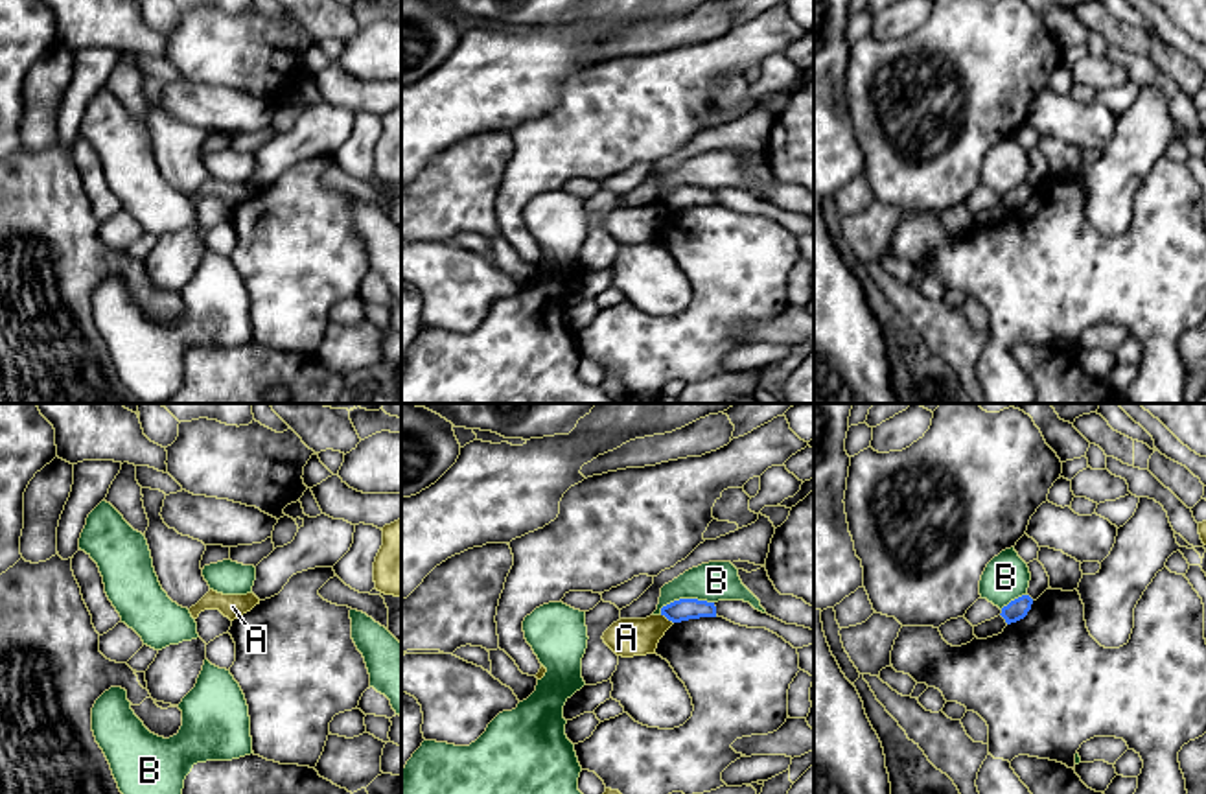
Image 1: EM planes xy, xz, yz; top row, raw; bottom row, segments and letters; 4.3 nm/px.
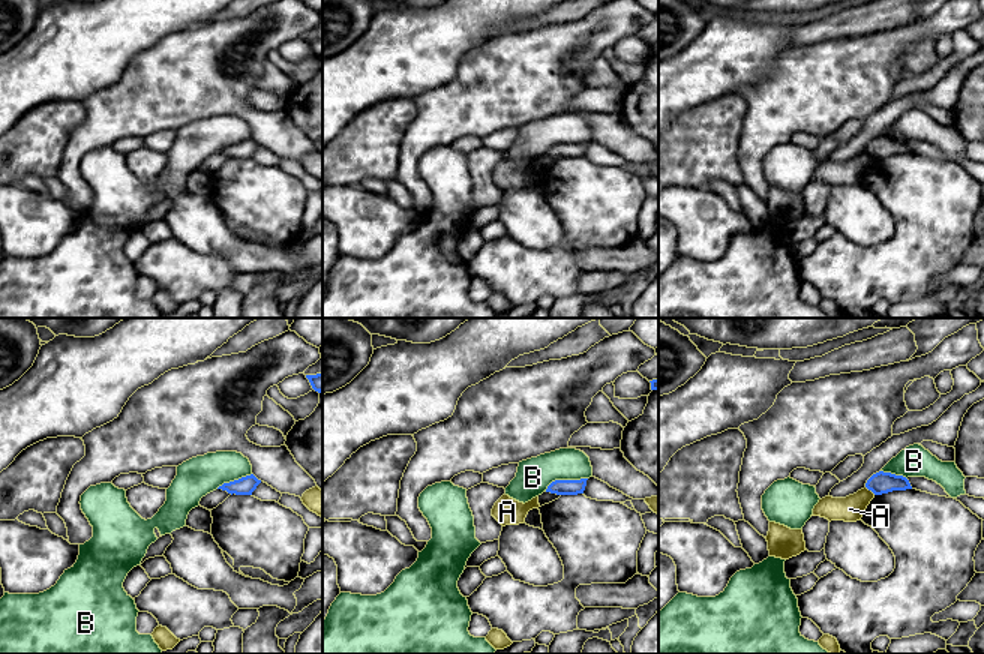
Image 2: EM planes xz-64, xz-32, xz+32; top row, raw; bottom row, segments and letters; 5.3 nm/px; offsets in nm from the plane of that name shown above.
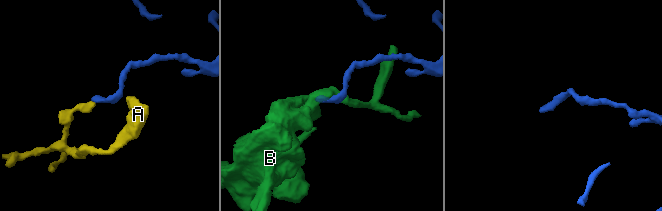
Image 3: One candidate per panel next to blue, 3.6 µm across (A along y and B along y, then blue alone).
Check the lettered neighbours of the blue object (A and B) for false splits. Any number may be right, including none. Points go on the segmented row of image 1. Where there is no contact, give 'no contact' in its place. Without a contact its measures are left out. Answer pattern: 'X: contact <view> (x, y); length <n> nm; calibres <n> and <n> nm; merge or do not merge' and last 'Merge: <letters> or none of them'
A: contact xz (667, 618); length 70 nm; calibres 100 and 170 nm; do not merge
B: contact xz (684, 599); length 240 nm; calibres 100 and 180 nm; do not merge
Merge: none of them

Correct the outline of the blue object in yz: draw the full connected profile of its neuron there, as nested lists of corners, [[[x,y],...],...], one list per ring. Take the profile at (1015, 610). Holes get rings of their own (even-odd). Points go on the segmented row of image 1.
[[[1022,595],[1011,601],[1007,606],[1002,608],[1002,617],[1007,625],[1016,623],[1027,615],[1031,610],[1033,599],[1029,595]]]

